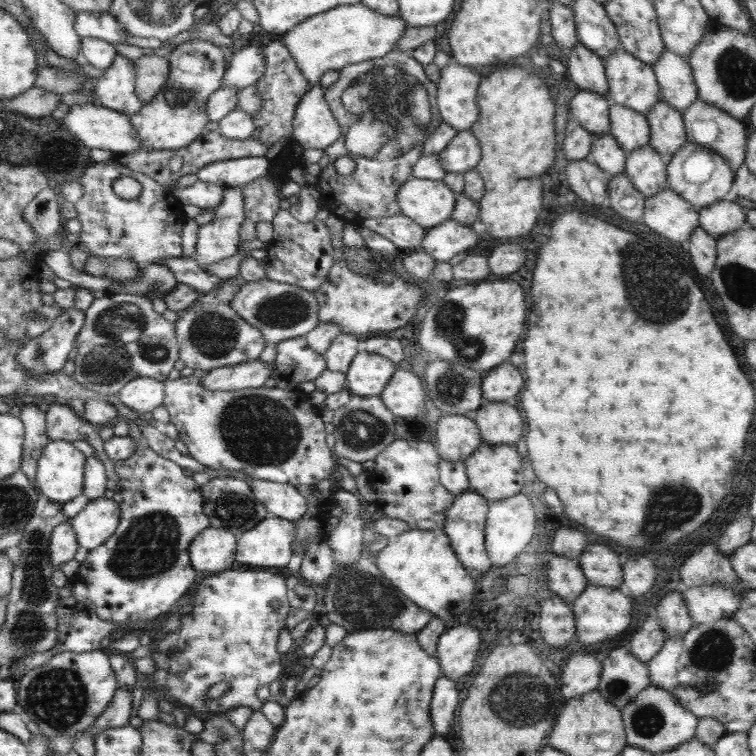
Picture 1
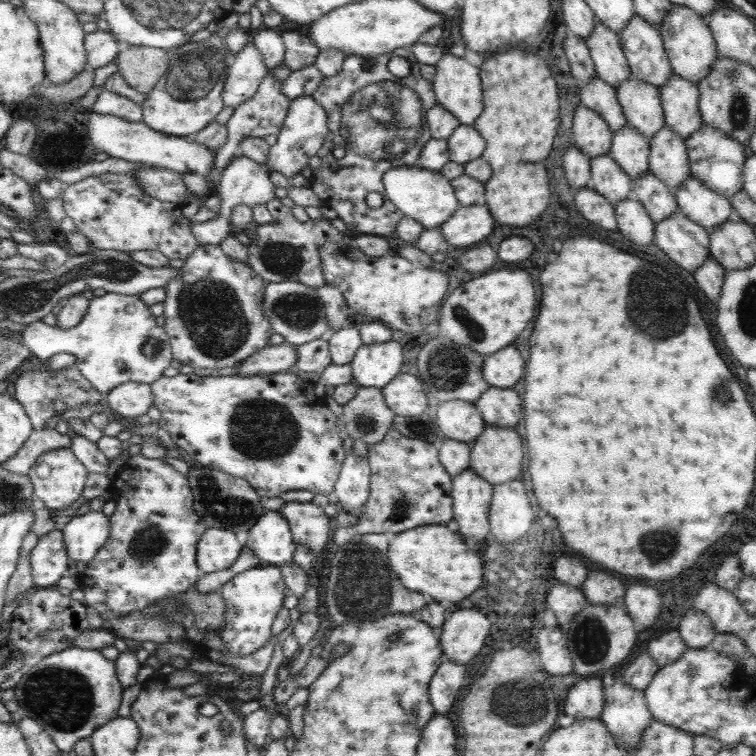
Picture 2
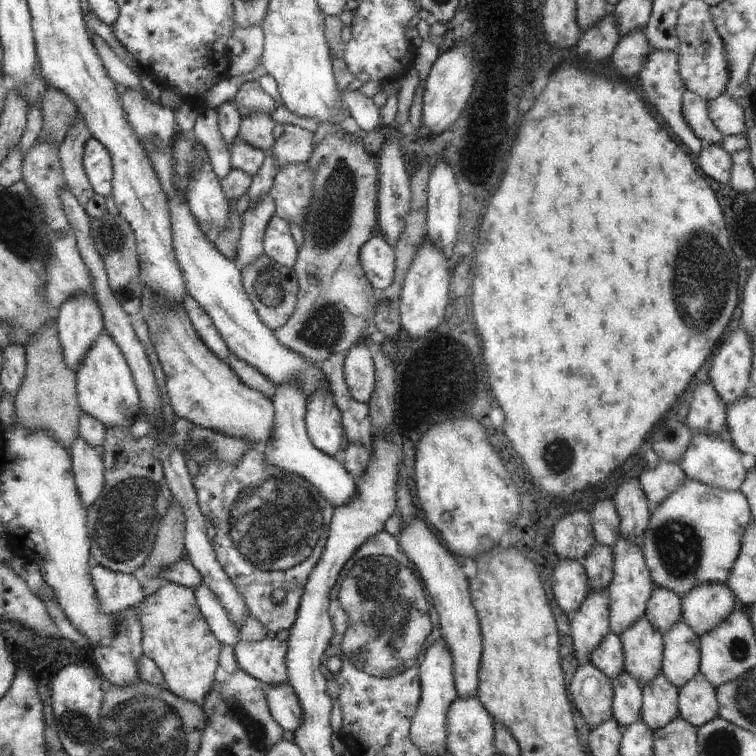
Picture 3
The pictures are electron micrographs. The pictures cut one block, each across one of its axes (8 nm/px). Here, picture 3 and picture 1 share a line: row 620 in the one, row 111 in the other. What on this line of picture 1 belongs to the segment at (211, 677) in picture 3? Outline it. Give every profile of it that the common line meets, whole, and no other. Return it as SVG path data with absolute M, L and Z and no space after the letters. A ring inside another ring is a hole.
M196 39L174 47L166 59L170 70L164 86L152 100L143 103L136 114L127 115L144 149L181 149L202 134L209 121L206 103L212 92L216 92L223 85L229 51L213 43Z

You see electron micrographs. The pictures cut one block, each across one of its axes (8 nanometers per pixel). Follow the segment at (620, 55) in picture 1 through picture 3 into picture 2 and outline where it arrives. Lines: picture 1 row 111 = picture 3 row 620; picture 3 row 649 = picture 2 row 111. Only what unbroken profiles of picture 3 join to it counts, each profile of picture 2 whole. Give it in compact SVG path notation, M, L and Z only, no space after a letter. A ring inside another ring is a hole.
M630 76L618 85L616 96L627 124L640 131L640 134L650 138L664 127L661 91L658 91L658 87Z

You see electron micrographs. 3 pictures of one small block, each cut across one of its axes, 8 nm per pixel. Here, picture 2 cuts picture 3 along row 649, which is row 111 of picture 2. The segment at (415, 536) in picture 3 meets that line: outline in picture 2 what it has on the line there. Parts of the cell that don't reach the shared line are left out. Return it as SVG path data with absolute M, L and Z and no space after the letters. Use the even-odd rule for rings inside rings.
M450 53L443 54L434 67L436 72L431 83L437 104L451 112L461 124L473 125L483 111L480 67L472 65L464 57L458 58Z

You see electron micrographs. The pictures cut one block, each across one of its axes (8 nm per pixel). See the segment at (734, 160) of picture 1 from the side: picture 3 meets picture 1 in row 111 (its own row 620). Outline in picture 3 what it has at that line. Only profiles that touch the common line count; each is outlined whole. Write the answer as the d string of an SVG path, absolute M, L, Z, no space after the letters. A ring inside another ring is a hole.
M700 584L682 596L681 619L696 636L704 636L724 622L738 605L727 584Z

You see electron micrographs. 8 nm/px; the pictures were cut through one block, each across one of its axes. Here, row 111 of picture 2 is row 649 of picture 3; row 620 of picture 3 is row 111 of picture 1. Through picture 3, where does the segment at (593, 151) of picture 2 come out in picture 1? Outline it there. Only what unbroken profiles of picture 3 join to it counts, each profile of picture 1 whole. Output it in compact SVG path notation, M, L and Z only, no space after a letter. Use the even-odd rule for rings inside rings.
M578 89L570 101L569 115L588 132L604 134L609 132L610 102L608 94Z

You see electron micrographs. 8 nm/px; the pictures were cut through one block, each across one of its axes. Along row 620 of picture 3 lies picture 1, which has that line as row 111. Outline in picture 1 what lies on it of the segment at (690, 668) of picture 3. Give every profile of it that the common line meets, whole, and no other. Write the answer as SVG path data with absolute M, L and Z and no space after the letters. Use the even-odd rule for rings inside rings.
M667 48L661 54L659 60L652 64L658 86L660 87L660 97L672 108L681 113L697 99L697 86L693 77L693 72L687 59L670 52Z

